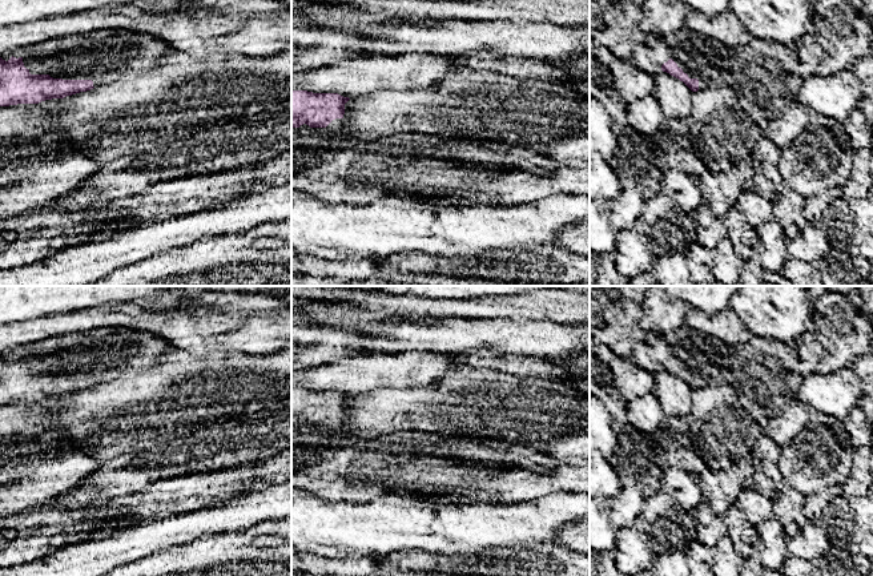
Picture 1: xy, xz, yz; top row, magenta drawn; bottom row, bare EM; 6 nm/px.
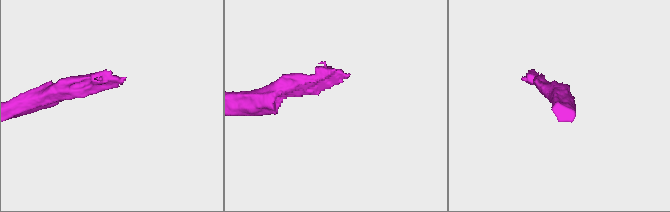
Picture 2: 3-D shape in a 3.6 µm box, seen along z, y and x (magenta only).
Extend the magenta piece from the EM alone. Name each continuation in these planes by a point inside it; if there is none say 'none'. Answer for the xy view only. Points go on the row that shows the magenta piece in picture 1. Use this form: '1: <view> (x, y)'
1: xy (100, 56)

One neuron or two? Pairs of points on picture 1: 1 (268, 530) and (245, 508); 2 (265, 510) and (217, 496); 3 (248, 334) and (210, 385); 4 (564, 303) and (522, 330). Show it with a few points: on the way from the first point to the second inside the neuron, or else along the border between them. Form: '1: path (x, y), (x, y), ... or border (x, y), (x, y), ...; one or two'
1: border (277, 518), (230, 532); two
2: border (250, 491), (210, 507); two
3: border (266, 351), (216, 353); two
4: border (509, 315), (530, 319), (552, 319), (570, 325); two

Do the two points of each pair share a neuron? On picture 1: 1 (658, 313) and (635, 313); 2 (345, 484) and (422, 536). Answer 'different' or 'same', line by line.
1: different
2: different

